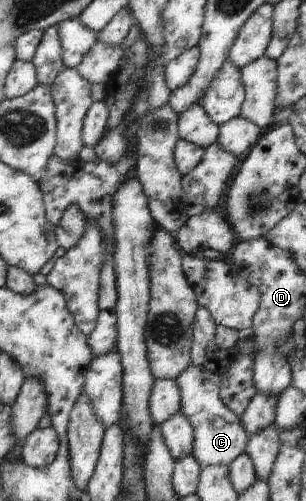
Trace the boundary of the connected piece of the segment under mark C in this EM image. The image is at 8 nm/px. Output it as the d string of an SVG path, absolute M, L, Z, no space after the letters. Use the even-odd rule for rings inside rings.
M191 364L179 377L177 387L181 394L180 412L189 419L193 427L193 457L201 467L228 466L239 455L245 453L248 435L241 423L240 417L235 415L219 397L220 374L209 369L201 369Z

